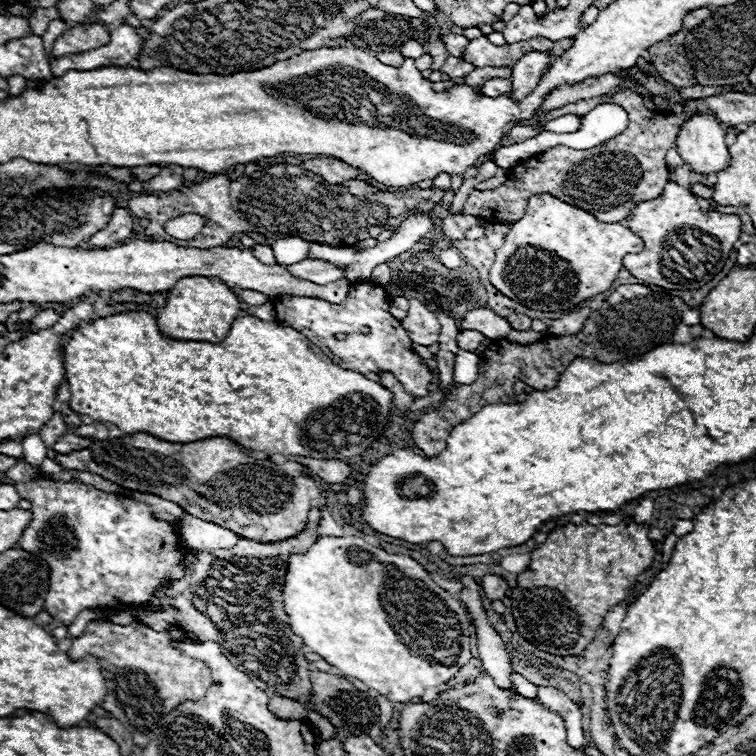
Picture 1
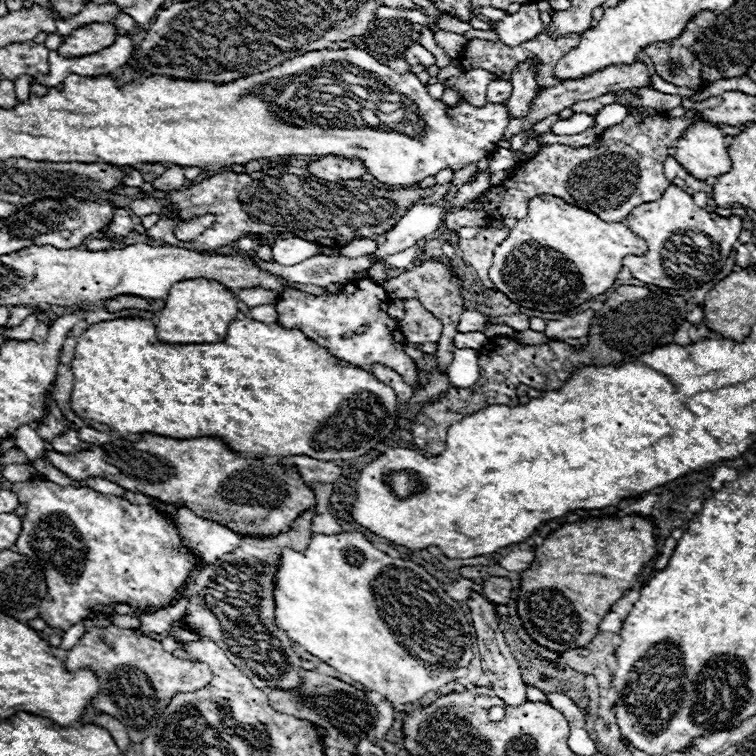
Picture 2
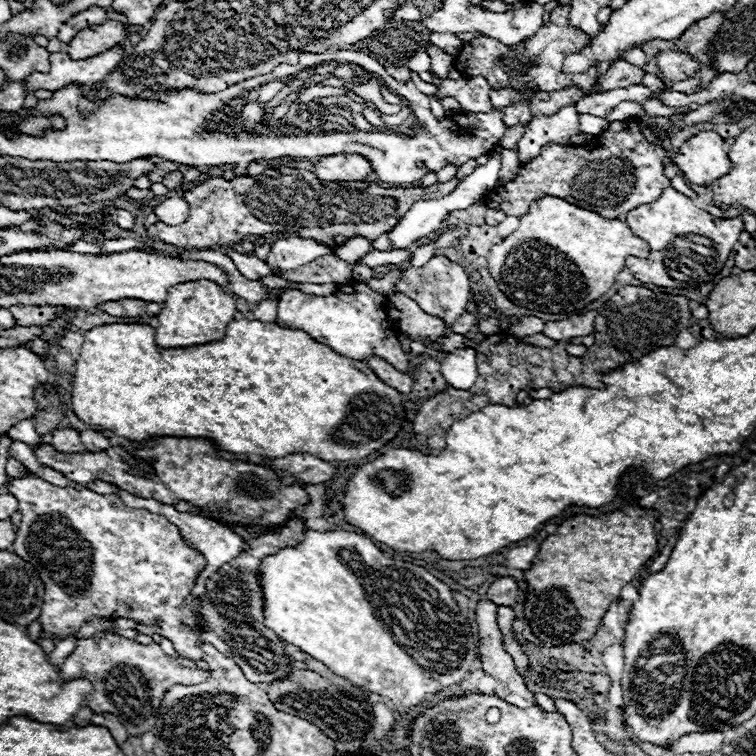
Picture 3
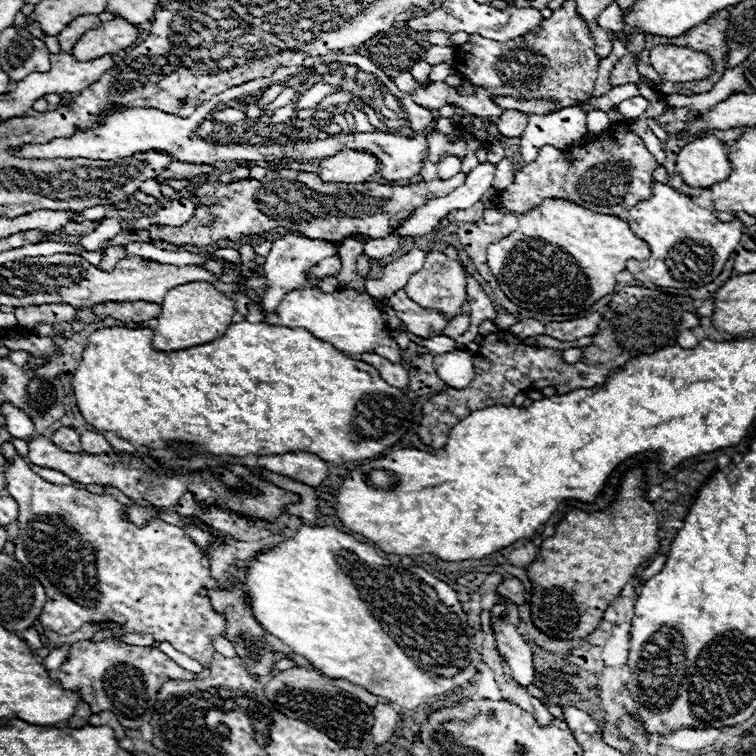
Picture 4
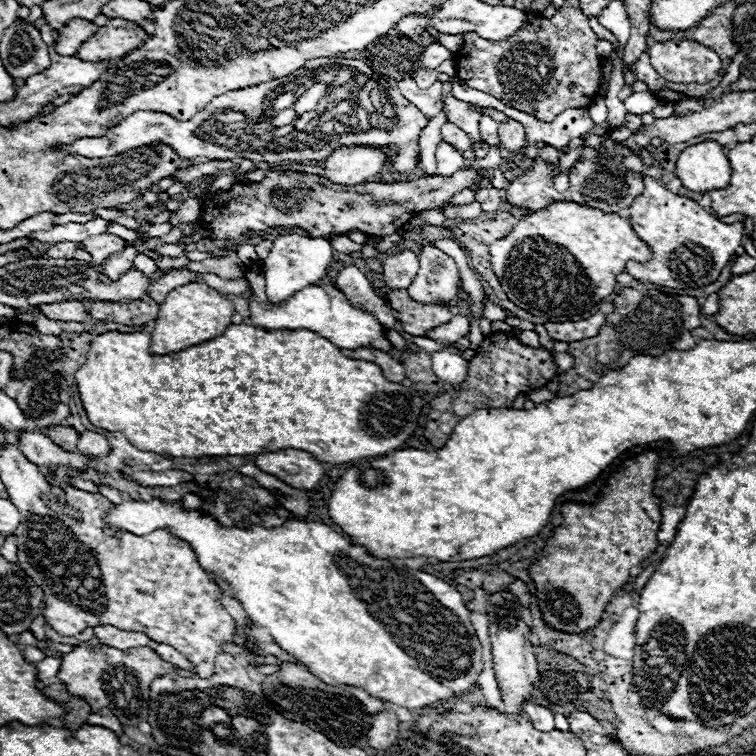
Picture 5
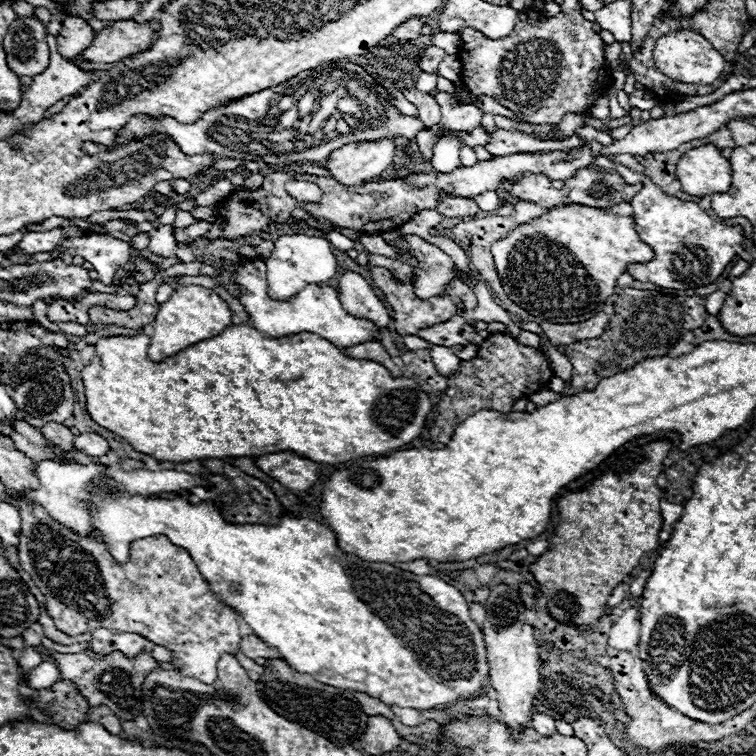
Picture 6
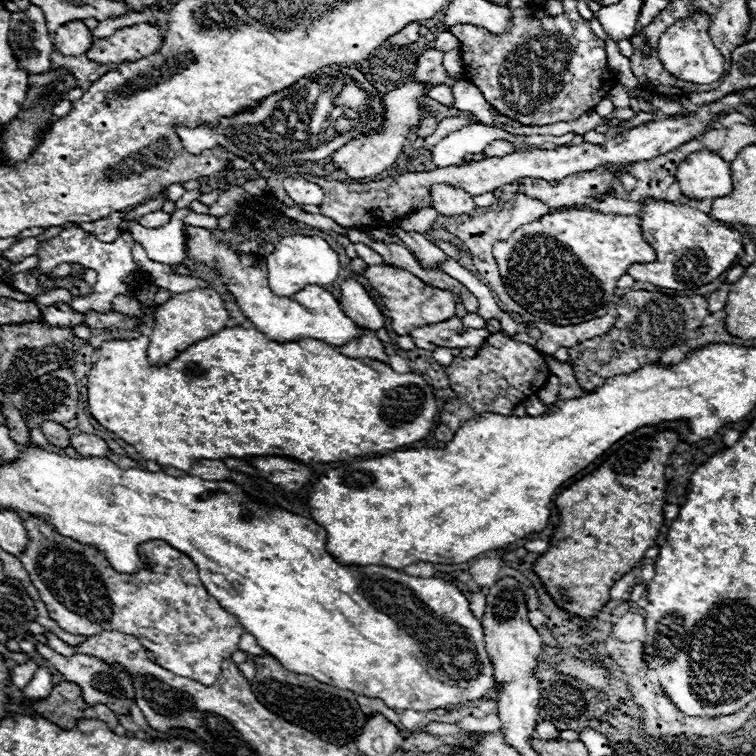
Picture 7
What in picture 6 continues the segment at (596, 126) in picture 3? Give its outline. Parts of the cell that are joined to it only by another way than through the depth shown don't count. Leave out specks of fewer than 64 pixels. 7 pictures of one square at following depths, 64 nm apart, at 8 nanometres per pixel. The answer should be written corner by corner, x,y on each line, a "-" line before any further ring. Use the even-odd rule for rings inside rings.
600,96
600,100
596,100
596,104
588,110
596,120
606,120
608,114
610,114
610,108
608,108
608,96

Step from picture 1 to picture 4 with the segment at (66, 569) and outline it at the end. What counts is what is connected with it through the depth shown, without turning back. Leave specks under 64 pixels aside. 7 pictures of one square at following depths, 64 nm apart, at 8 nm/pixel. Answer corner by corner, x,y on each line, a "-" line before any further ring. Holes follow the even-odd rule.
16,456
14,458
14,464
4,468
4,476
6,476
6,490
8,494
18,502
18,520
20,520
20,530
18,530
18,538
14,540
14,556
16,560
20,560
24,566
28,566
32,570
32,574
44,584
44,590
46,590
46,604
44,604
44,612
40,614
40,624
46,628
46,630
52,630
52,632
58,632
60,636
68,636
72,632
76,632
82,624
86,622
118,622
118,624
124,624
122,628
126,632
142,632
142,634
152,634
154,640
162,642
162,640
168,640
178,652
198,660
202,666
210,666
210,660
212,660
212,644
210,644
210,636
224,636
224,624
226,620
222,618
222,614
214,612
212,606
210,606
210,600
208,596
200,596
198,590
204,586
204,588
214,588
218,586
218,582
210,576
210,564
208,564
208,558
196,548
196,544
184,534
182,528
178,526
172,526
160,518
152,518
144,528
136,528
132,522
128,522
124,518
126,510
124,510
124,504
120,504
118,500
114,500
112,496
108,494
92,494
84,488
74,488
74,486
56,486
56,484
50,484
46,482
44,478
40,478
38,474
34,474
30,470
30,466
26,464
24,458

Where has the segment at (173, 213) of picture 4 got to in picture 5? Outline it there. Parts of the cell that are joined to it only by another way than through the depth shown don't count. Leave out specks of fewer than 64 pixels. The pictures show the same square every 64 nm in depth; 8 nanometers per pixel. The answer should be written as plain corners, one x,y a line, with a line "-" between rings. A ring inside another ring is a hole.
188,198
182,202
182,206
178,210
172,210
170,212
170,220
168,224
172,226
182,226
182,224
190,224
190,222
196,222
200,218
200,212
202,212
202,206
198,204
196,198

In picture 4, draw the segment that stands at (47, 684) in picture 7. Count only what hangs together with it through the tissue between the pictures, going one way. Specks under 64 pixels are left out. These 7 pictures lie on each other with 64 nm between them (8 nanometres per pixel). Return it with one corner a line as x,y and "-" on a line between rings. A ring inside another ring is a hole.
62,644
58,648
54,648
46,658
44,658
44,666
50,670
50,672
56,672
60,668
60,664
66,660
70,652
70,644

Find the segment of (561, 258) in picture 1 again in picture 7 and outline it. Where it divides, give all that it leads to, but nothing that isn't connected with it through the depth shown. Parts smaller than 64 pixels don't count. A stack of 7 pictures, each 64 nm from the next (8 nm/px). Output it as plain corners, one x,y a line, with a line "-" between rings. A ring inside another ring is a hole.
566,208
546,214
530,224
520,226
508,240
496,242
492,248
502,282
510,298
528,310
532,316
554,320
554,318
578,318
602,308
616,290
616,282
626,274
628,266
636,262
656,260
656,252
648,242
642,240
638,216
602,214
590,208

